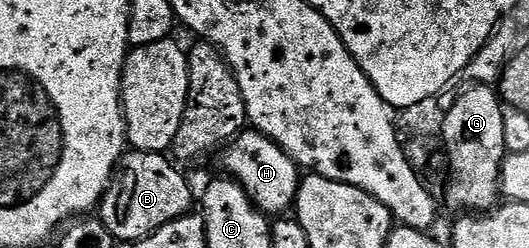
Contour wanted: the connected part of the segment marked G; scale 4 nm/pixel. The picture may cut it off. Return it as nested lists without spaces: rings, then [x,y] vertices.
[[[474,84],[466,87],[464,94],[456,97],[452,106],[446,107],[444,124],[441,131],[443,146],[447,149],[447,162],[451,165],[451,179],[447,182],[447,202],[455,212],[486,212],[494,210],[501,198],[499,171],[503,169],[503,160],[507,154],[505,148],[504,103],[498,93],[489,86]]]

